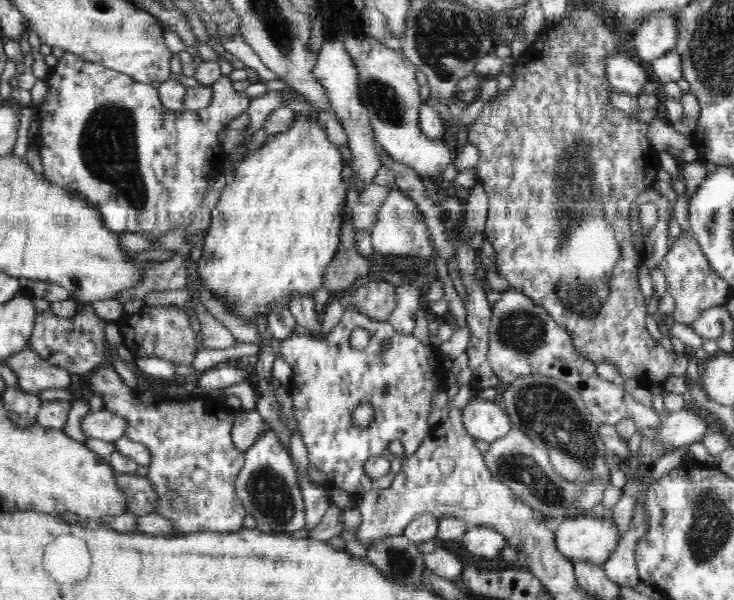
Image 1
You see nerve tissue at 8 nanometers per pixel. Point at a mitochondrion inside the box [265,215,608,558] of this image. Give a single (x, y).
(554, 419)

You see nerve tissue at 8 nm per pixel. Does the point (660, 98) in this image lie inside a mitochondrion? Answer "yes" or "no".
no

